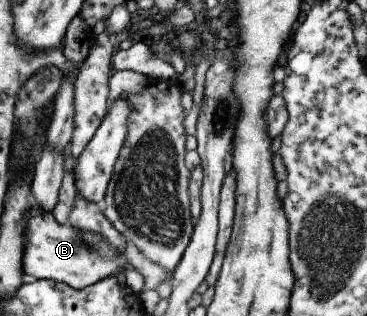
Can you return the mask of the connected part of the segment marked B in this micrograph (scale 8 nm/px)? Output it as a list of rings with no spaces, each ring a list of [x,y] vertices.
[[[49,212],[28,219],[21,269],[26,279],[61,282],[75,290],[84,289],[101,279],[105,279],[105,277],[109,277],[109,275],[117,276],[119,271],[123,271],[125,285],[131,288],[135,294],[140,294],[144,284],[141,273],[135,271],[124,259],[124,256],[117,252],[115,247],[112,247],[98,232],[79,230],[68,223],[59,225]]]

